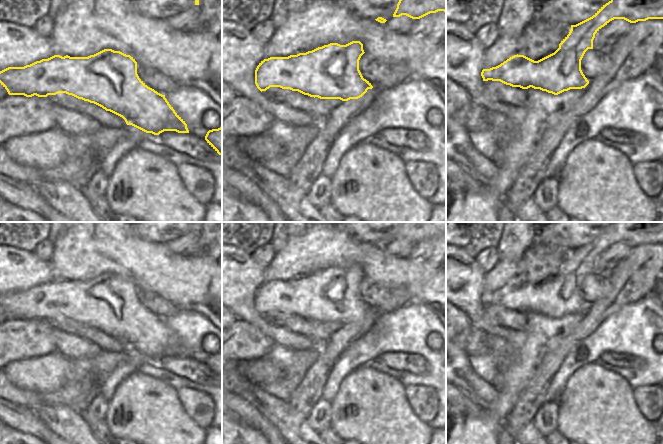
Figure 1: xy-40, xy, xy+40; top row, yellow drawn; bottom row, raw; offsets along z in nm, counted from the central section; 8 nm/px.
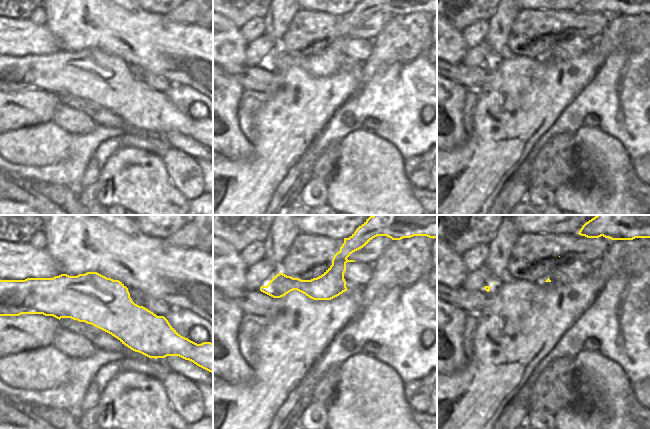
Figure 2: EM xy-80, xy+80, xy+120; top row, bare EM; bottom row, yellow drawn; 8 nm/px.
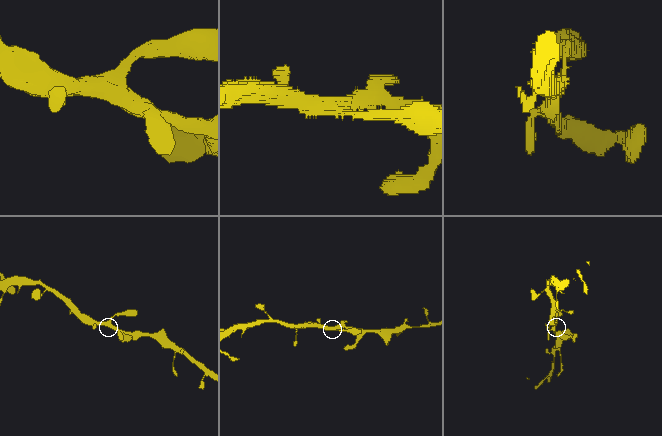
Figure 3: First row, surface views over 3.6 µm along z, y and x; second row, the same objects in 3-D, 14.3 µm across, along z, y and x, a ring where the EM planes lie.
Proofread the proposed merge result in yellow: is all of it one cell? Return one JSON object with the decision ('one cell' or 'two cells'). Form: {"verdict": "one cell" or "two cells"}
{"verdict": "one cell"}

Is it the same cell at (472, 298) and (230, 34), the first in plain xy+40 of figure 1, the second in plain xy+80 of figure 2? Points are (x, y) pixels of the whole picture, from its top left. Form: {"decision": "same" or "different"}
{"decision": "same"}

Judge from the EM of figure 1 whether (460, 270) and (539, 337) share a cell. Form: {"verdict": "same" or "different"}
{"verdict": "different"}

